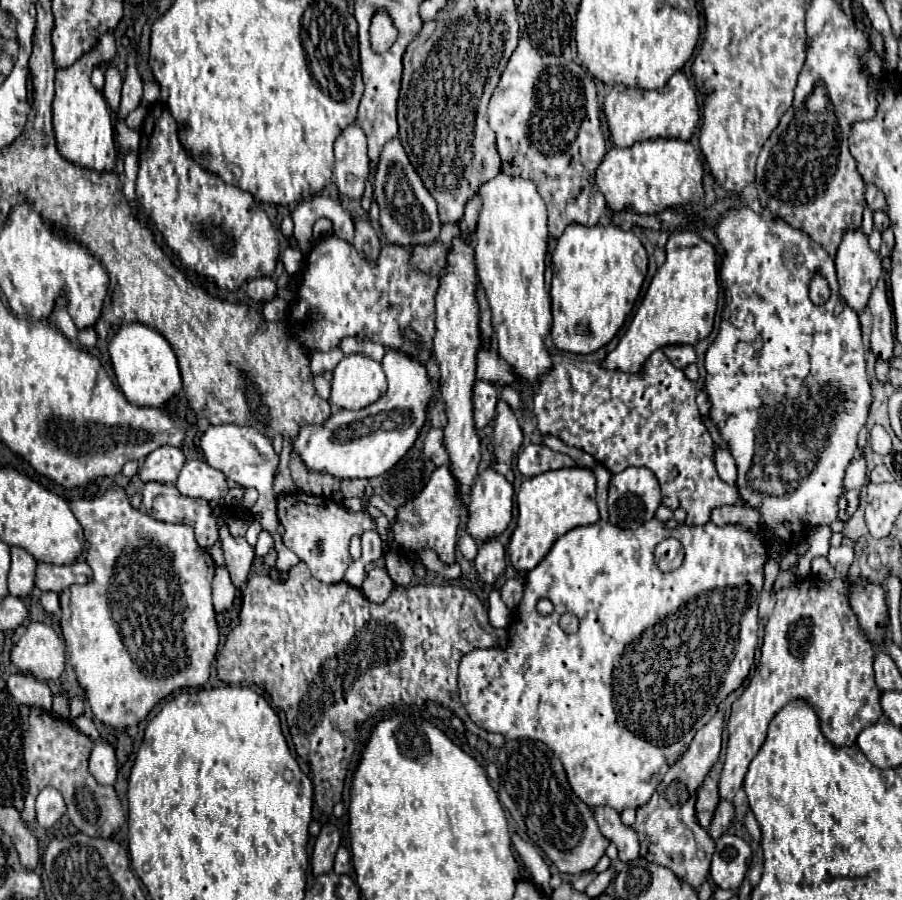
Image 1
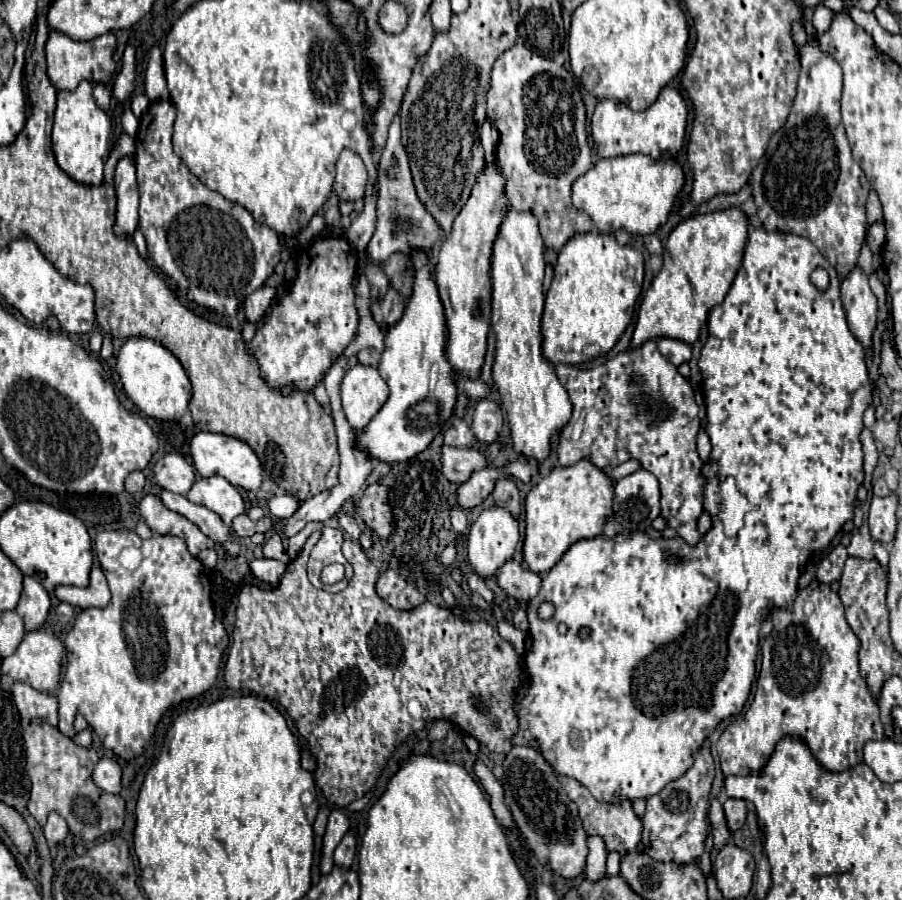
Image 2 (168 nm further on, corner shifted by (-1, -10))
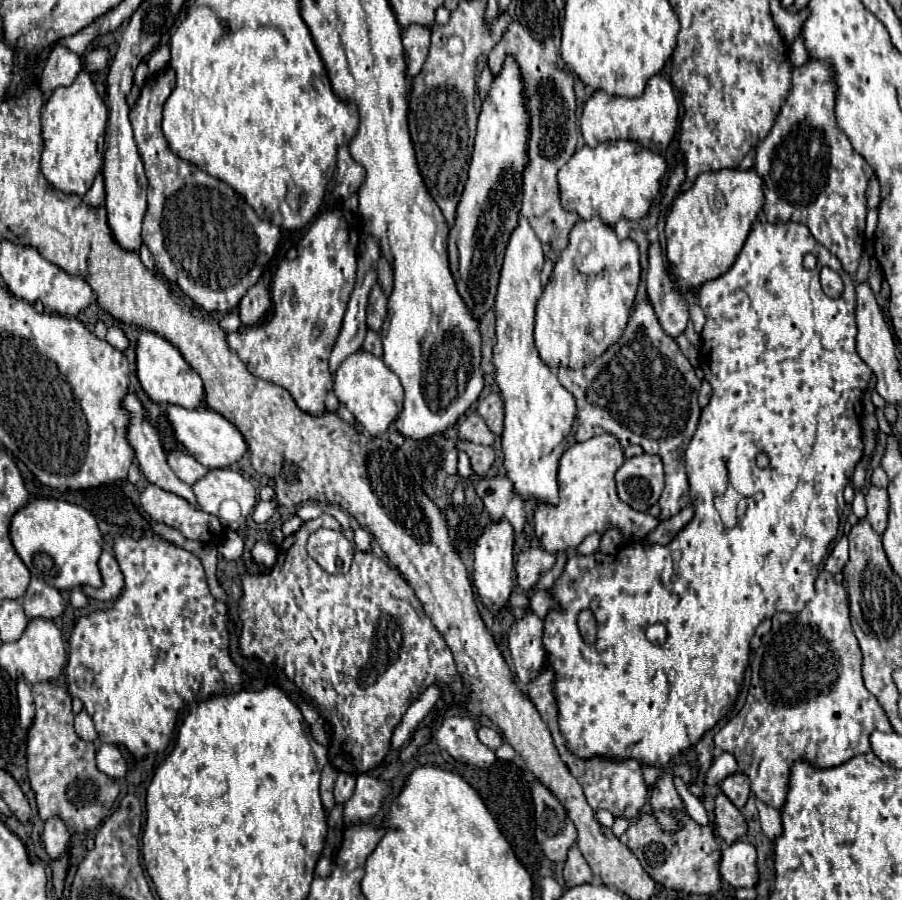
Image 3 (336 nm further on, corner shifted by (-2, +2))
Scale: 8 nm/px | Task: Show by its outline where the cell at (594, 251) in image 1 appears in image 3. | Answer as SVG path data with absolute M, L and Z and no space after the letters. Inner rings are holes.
M591 217L589 221L577 221L569 235L569 245L557 259L553 275L537 303L535 345L543 363L551 369L581 369L589 365L595 357L599 357L609 345L617 343L617 339L625 331L629 313L633 311L639 275L639 249L635 241L617 239L615 231L609 225L601 223L599 217Z

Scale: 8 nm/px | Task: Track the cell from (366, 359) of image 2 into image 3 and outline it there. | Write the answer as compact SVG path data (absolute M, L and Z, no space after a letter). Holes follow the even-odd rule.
M367 331L367 337L363 341L363 351L373 353L375 357L383 355L383 347L381 347L381 337L375 331Z

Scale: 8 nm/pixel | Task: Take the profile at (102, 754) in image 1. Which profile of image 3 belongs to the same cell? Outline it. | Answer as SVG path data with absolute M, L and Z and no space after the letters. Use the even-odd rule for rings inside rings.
M101 745L101 749L97 751L97 767L115 779L125 777L125 773L127 773L125 759L115 745Z

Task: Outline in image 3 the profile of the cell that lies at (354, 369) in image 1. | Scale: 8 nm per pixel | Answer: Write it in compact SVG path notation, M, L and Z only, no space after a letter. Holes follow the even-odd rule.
M363 349L349 355L339 365L339 369L335 371L333 393L355 415L357 423L361 423L371 435L385 433L403 409L403 385L399 377L383 363L383 359L373 357Z

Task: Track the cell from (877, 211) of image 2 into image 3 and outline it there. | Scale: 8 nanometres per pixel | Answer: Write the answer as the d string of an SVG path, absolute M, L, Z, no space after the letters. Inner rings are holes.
M875 175L869 181L869 187L865 191L865 197L867 197L867 207L869 209L875 209L879 205L879 201L881 201L881 189L879 189L879 181L877 181Z

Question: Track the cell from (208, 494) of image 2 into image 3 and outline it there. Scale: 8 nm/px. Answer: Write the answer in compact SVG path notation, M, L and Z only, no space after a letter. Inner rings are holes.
M213 469L203 479L199 479L193 485L193 493L197 497L197 503L203 511L217 515L219 505L223 501L237 501L241 507L241 519L239 523L245 523L245 517L253 511L257 505L257 491L249 479L245 479L241 473L231 469Z

